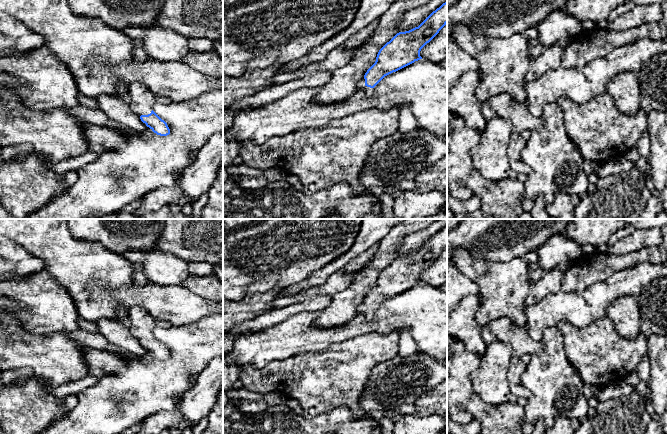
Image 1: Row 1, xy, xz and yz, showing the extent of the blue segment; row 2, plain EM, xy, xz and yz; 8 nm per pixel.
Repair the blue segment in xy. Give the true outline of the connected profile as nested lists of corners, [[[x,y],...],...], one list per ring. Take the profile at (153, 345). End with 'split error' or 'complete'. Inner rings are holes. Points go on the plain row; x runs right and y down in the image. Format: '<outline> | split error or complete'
[[[140,306],[130,307],[127,312],[131,334],[157,359],[169,359],[167,347],[153,335],[152,329],[157,326],[167,328],[171,326],[170,323],[157,320]]] | split error

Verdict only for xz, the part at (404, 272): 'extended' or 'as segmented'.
extended

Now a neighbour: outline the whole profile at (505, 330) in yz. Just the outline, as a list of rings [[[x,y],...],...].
[[[507,317],[490,321],[481,327],[488,327],[499,341],[509,343],[512,356],[516,358],[521,358],[523,354],[532,356],[543,346],[542,341],[530,337],[527,326],[520,327]]]

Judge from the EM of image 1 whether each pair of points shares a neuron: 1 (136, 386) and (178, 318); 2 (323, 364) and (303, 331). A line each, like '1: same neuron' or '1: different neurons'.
1: different neurons
2: different neurons

